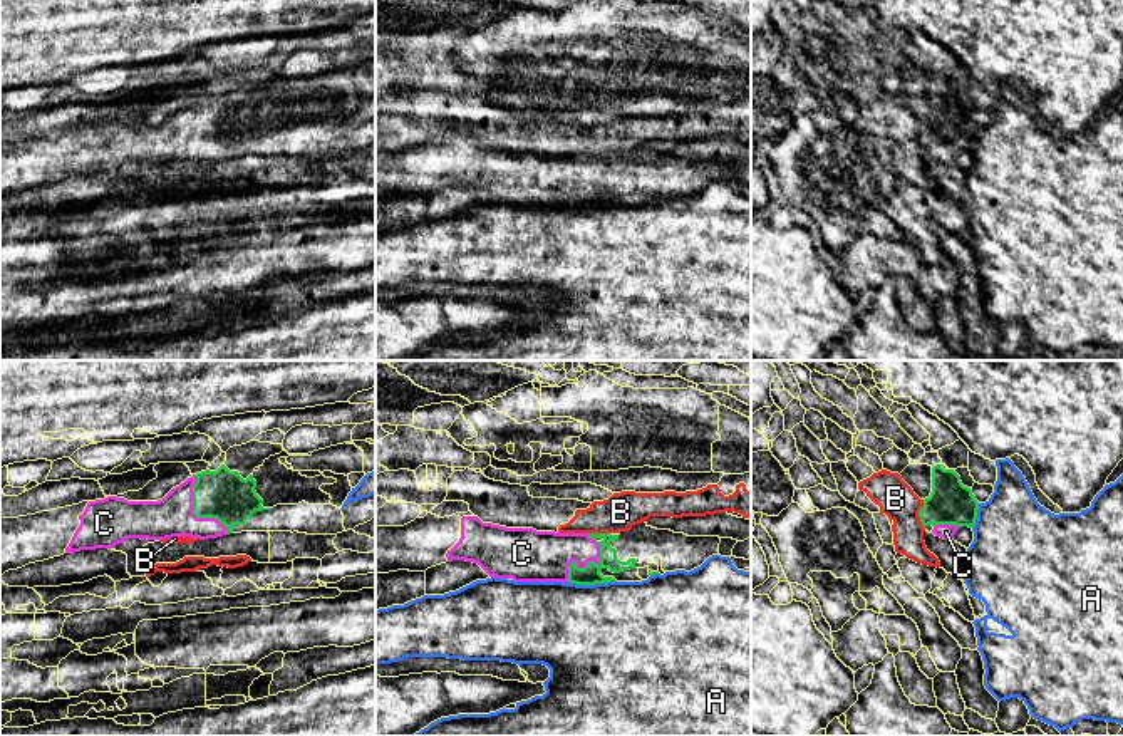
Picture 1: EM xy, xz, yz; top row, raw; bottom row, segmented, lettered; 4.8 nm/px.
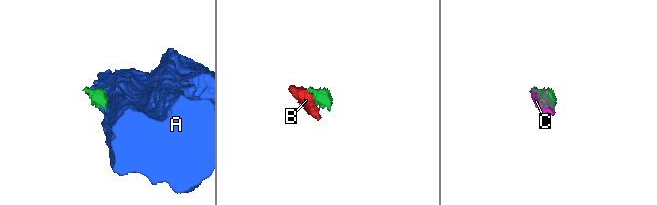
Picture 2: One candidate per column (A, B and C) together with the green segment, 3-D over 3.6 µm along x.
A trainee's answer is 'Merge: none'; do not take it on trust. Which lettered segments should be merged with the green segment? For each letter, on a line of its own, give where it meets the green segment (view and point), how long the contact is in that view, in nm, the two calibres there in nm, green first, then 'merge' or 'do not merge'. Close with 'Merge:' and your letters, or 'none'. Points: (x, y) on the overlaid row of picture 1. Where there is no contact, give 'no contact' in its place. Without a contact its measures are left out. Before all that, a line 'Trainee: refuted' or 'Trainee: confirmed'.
Trainee: refuted
A: meets green in xz at (590, 584); contact 240 nm long; 90 nm thick on the green side, 500 nm on the other; do not merge
B: meets green in yz at (919, 515); contact 140 nm long; 200 nm thick on the green side, 180 nm on the other; do not merge
C: meets green in xz at (590, 562); contact 260 nm long; 90 nm thick on the green side, 240 nm on the other; merge
Merge: C

